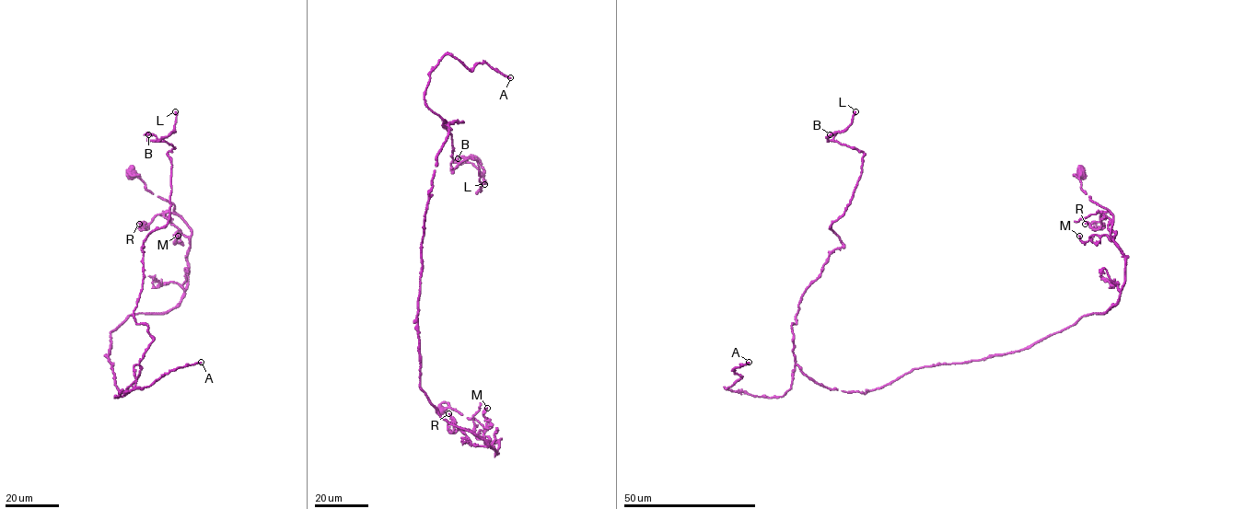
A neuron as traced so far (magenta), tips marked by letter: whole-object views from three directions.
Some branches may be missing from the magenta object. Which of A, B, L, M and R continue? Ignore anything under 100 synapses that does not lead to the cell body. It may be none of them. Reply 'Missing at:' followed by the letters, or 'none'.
Missing at: A

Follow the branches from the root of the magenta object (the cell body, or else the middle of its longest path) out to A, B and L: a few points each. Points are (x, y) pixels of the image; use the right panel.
A: (1082, 173), (1125, 259), (1106, 313), (865, 393), (796, 364), (782, 396), (726, 388), (749, 362)
B: (1082, 173), (1125, 259), (1114, 306), (845, 392), (793, 352), (861, 173), (830, 134)
L: (1082, 173), (1125, 259), (1114, 306), (830, 389), (791, 325), (843, 246), (864, 153), (827, 138), (855, 111)

